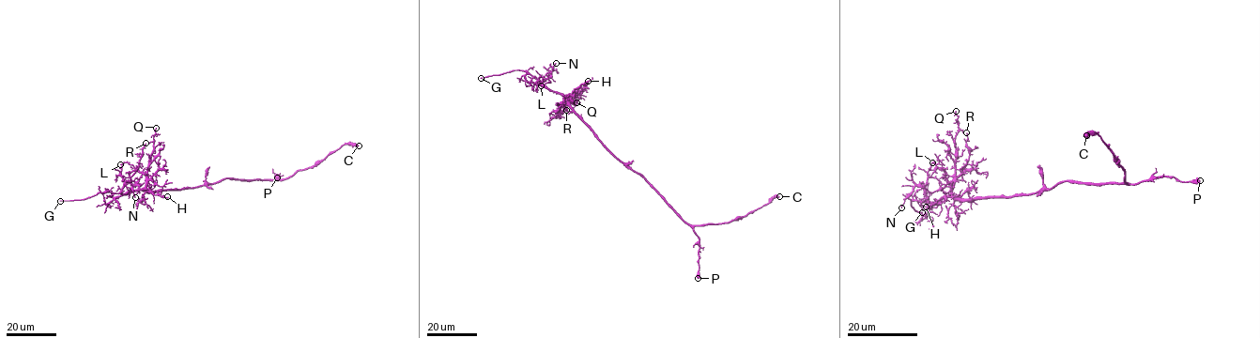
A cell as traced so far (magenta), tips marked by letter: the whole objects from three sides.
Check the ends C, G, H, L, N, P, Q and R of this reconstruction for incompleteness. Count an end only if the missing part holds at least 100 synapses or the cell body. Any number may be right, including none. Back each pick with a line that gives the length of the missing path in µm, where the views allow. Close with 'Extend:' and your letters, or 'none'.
G: missing 30 µm
Extend: G

